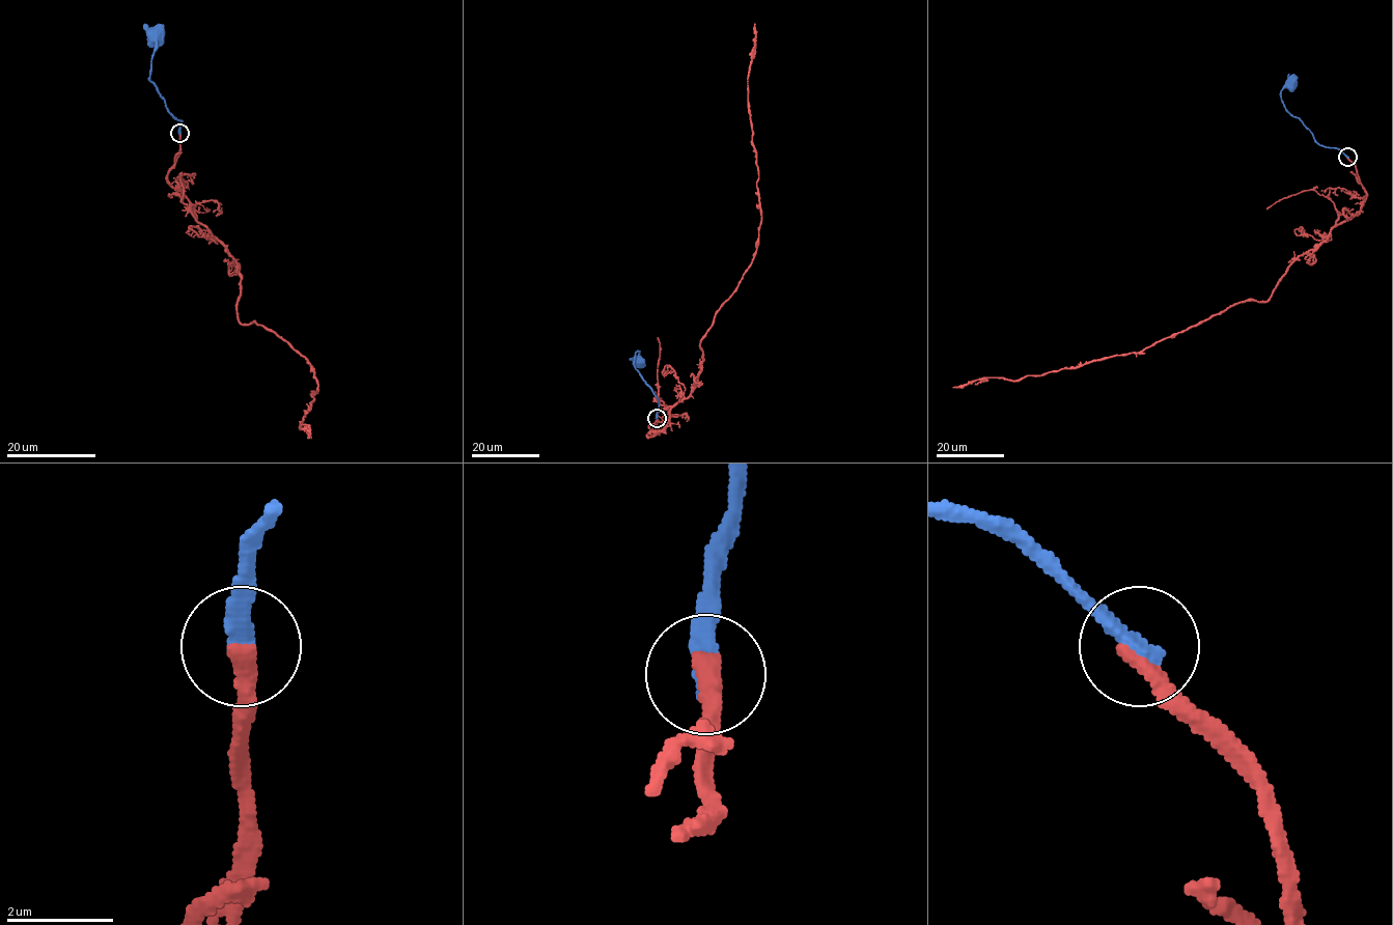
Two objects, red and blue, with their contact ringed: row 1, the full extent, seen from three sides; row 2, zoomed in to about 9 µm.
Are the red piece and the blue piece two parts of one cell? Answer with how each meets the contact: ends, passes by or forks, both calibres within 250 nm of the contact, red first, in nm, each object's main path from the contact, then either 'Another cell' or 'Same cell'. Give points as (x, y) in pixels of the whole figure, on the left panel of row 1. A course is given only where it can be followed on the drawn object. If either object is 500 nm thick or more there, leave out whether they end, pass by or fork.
At the ring red ends. At the ring blue ends. Thickness 360 nm (red) against 360 nm. Course of red: (179, 132), (167, 180), (238, 264), (241, 323), (280, 336), (311, 365), (317, 385), (300, 422), (310, 438). Course of blue: (179, 132), (182, 122), (168, 111), (165, 100), (149, 80), (157, 34). Another cell

